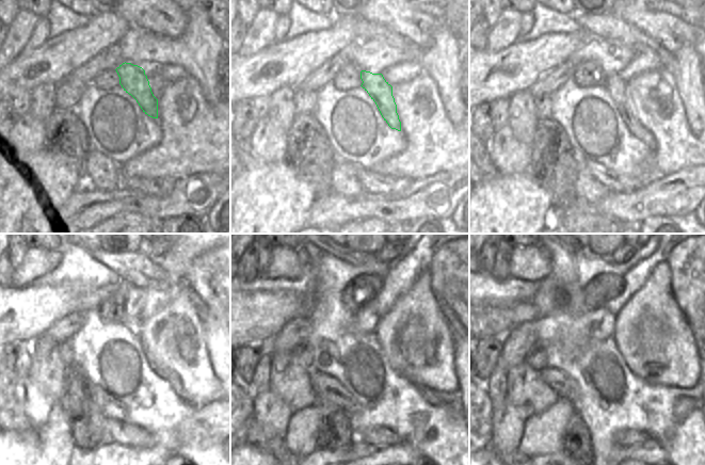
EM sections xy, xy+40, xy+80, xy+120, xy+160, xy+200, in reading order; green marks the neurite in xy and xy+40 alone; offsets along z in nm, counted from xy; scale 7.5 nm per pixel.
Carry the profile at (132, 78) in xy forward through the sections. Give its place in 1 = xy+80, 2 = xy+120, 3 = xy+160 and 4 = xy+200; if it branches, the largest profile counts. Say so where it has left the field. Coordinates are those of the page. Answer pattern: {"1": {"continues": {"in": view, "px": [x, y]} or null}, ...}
{"1": {"continues": {"in": "xy+80", "px": [614, 84]}}, "2": {"continues": {"in": "xy+120", "px": [166, 373]}}, "3": {"continues": {"in": "xy+160", "px": [447, 427]}}, "4": {"continues": {"in": "xy+200", "px": [686, 428]}}}

